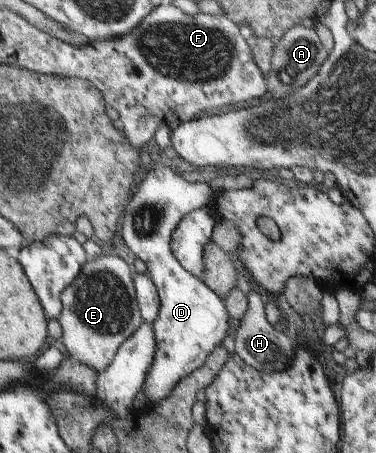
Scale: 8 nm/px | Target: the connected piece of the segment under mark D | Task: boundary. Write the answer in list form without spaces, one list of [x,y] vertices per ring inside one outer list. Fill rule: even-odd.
[[[154,165],[144,174],[142,183],[136,189],[136,197],[132,197],[124,215],[124,243],[146,265],[160,301],[159,316],[153,323],[158,348],[143,385],[144,409],[152,409],[164,401],[184,377],[206,363],[208,355],[222,345],[226,335],[232,331],[225,300],[203,280],[184,269],[171,250],[171,237],[184,217],[197,209],[206,208],[212,194],[212,187],[206,181],[188,183],[166,165]]]

